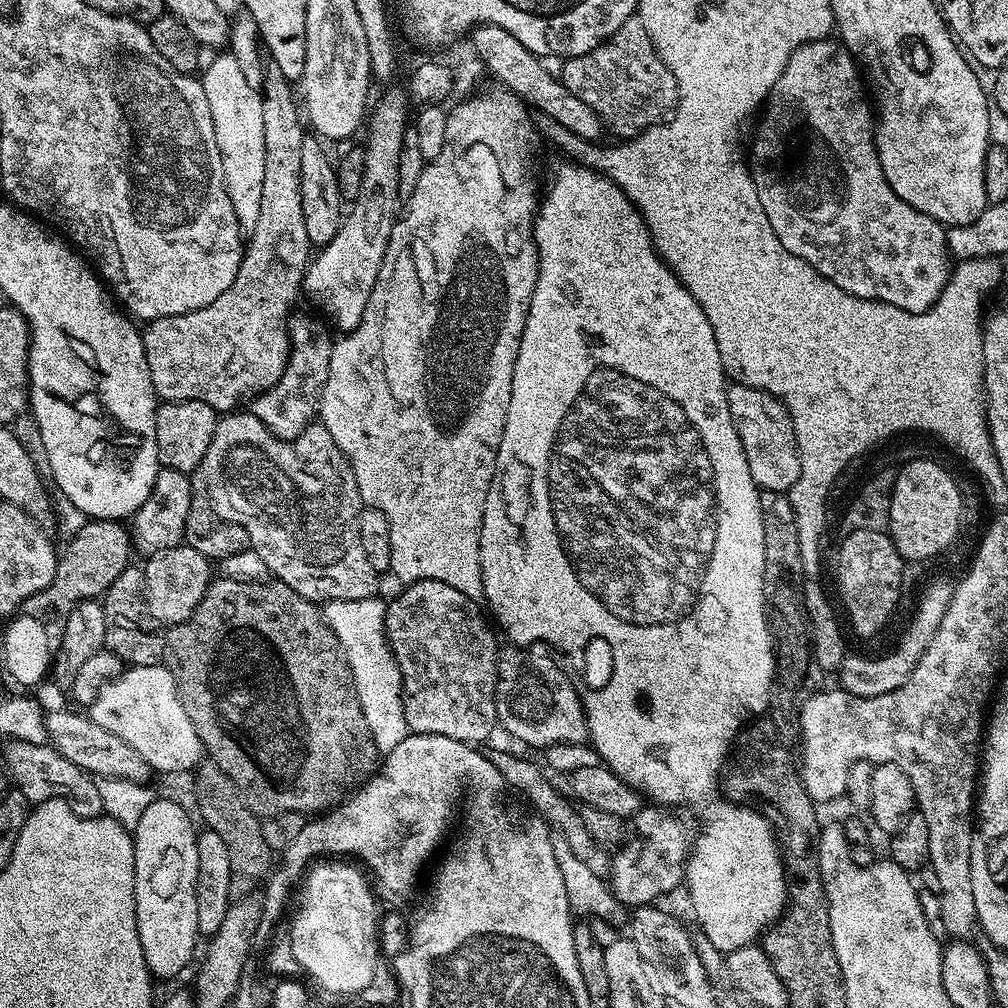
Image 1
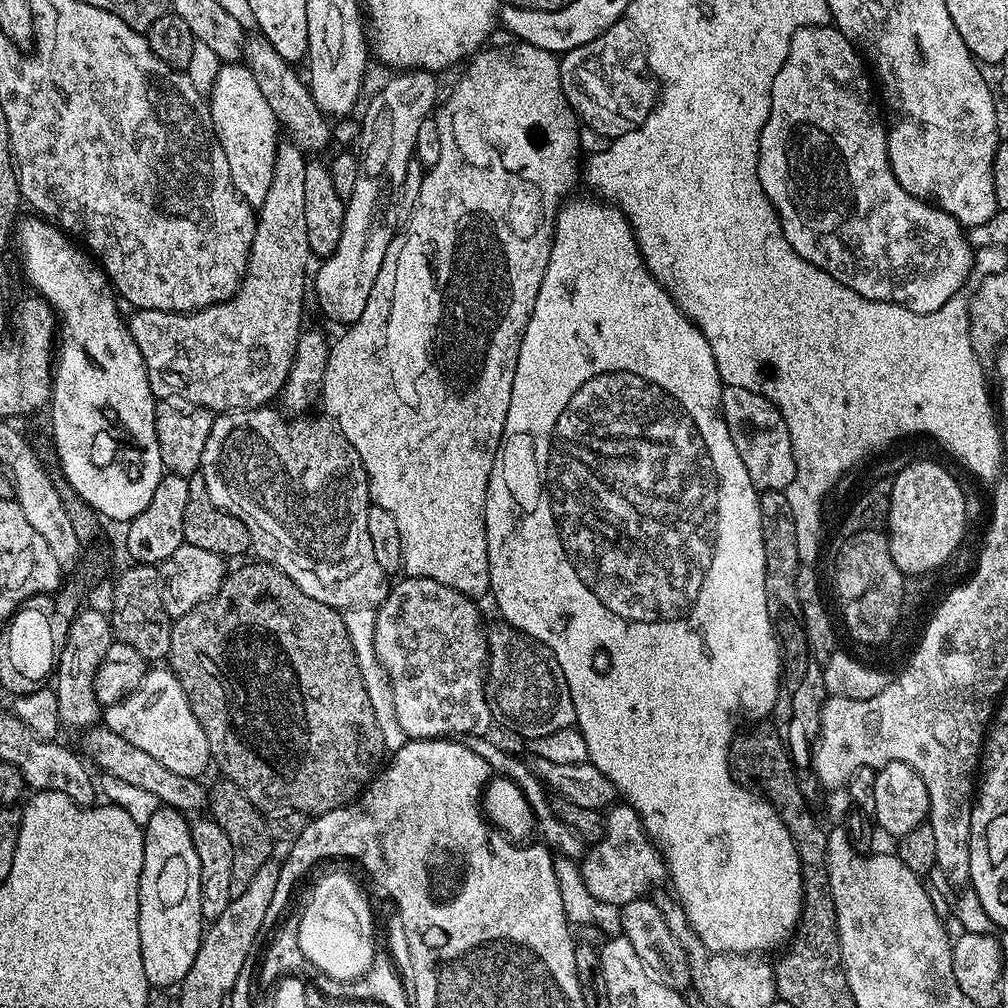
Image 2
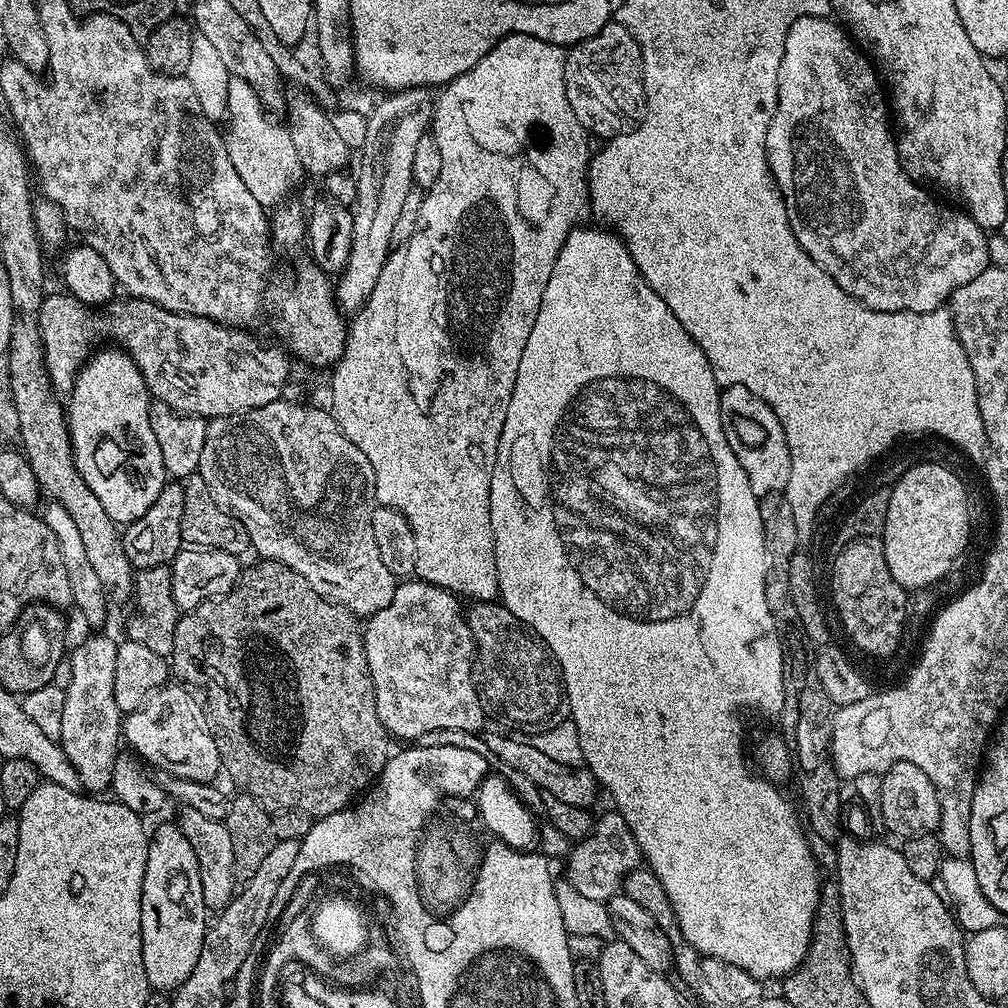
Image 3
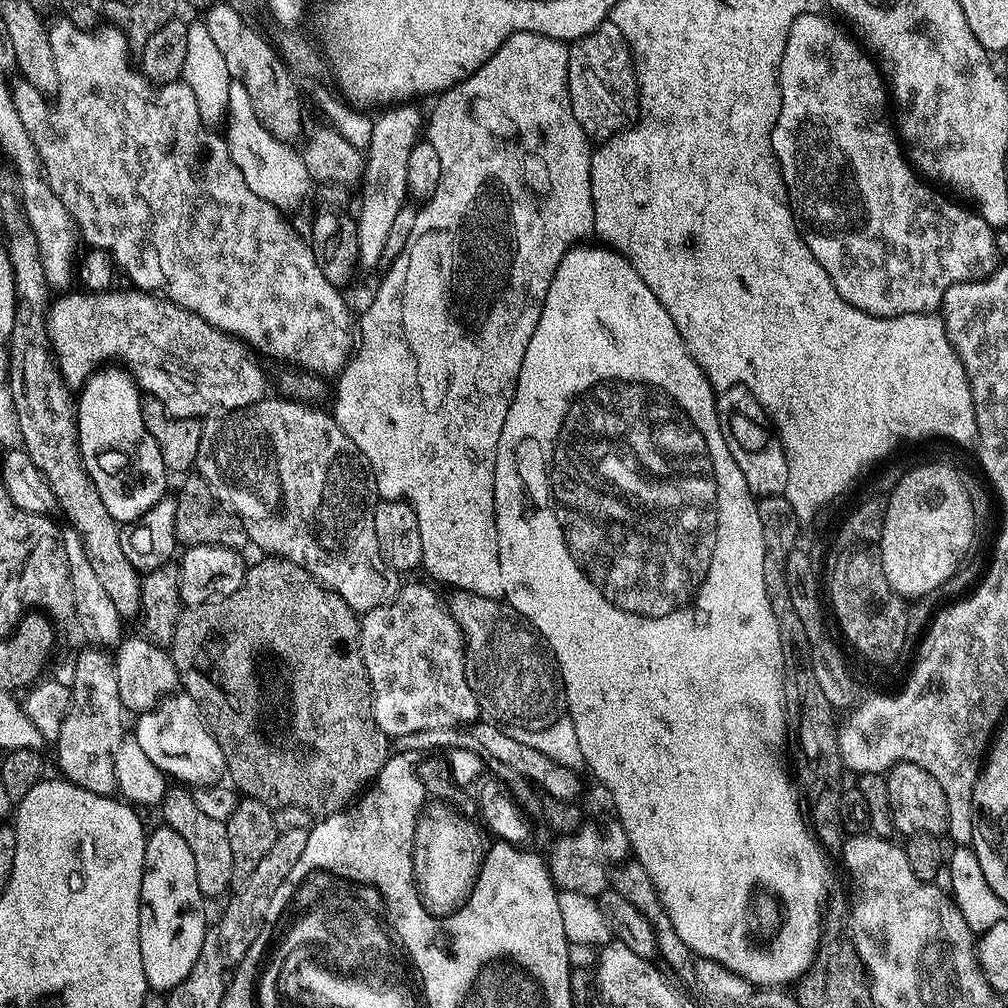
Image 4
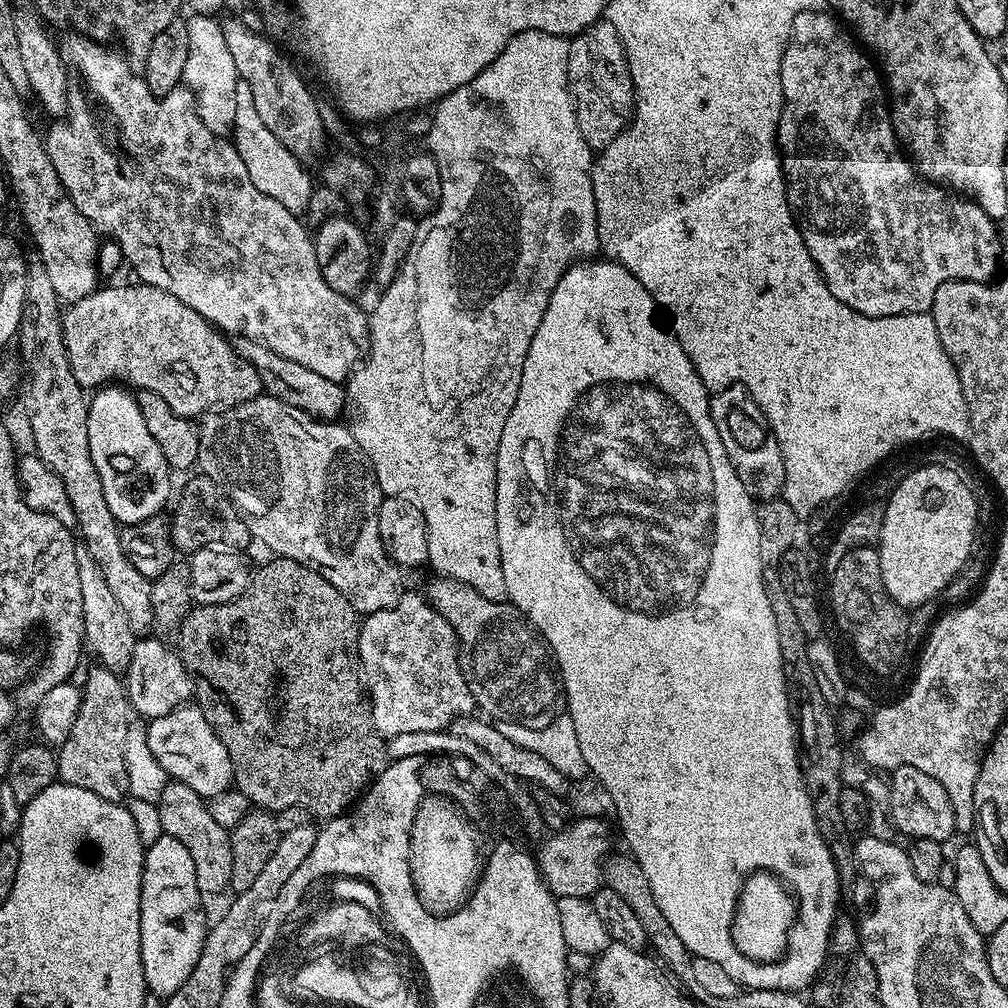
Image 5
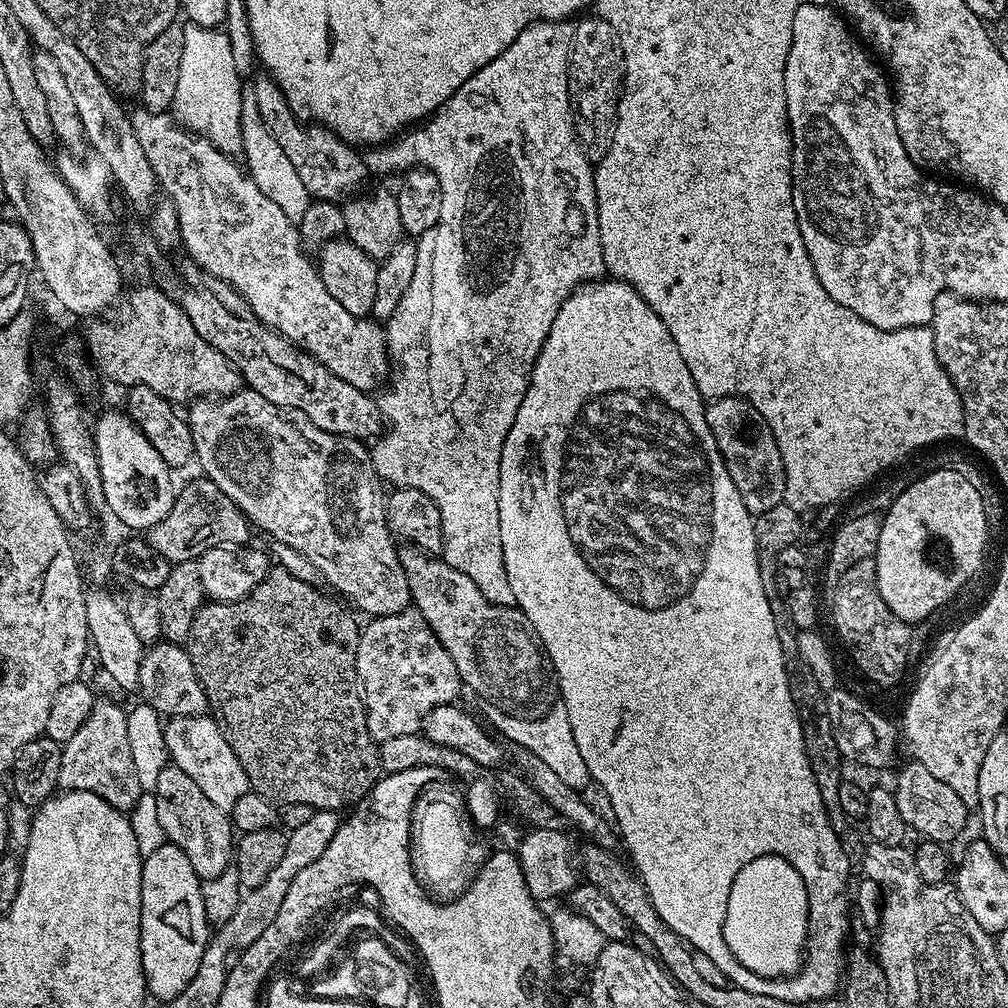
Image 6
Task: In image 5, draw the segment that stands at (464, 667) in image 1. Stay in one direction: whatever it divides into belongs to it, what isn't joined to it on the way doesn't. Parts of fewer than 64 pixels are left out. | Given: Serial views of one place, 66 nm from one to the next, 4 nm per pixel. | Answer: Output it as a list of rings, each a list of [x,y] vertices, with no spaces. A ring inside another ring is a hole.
[[[408,590],[394,606],[367,613],[360,626],[358,650],[362,675],[366,681],[366,695],[372,705],[372,721],[381,736],[414,734],[414,730],[438,732],[459,716],[473,715],[476,700],[470,694],[470,686],[460,665],[460,645],[456,642],[450,622],[446,622],[446,618],[432,608],[427,595],[420,593],[419,596]]]

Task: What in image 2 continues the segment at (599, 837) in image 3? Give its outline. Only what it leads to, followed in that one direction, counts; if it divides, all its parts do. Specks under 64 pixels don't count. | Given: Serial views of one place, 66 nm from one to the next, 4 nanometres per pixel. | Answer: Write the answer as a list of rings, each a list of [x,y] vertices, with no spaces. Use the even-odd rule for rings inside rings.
[[[626,802],[607,809],[604,837],[585,851],[579,865],[586,890],[590,890],[594,898],[617,906],[647,897],[653,889],[663,885],[660,883],[665,883],[668,874],[668,865],[659,848],[642,826],[639,814]]]

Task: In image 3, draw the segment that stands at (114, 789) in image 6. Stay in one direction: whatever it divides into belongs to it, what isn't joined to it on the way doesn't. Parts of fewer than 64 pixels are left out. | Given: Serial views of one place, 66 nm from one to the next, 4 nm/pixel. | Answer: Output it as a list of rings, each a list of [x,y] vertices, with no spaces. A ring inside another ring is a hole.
[[[88,636],[73,652],[71,649],[66,660],[72,677],[64,688],[66,706],[62,706],[62,734],[58,743],[78,774],[80,788],[88,794],[104,794],[113,787],[121,755],[122,713],[114,702],[116,646],[117,641],[108,636]]]

